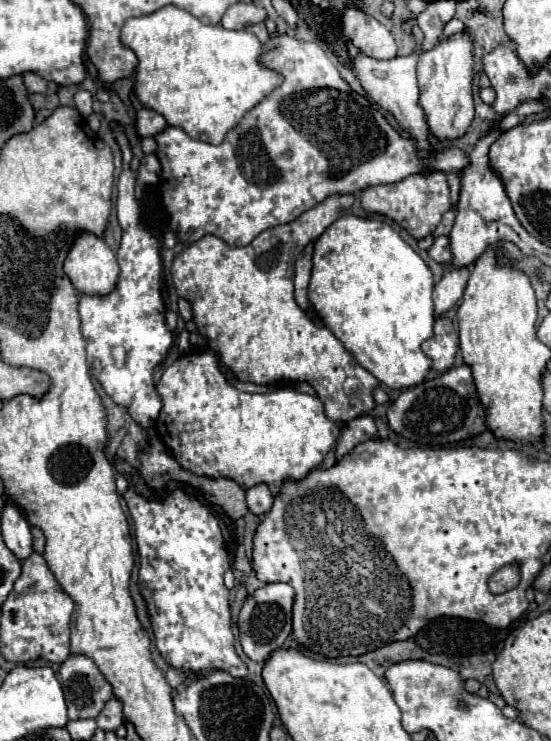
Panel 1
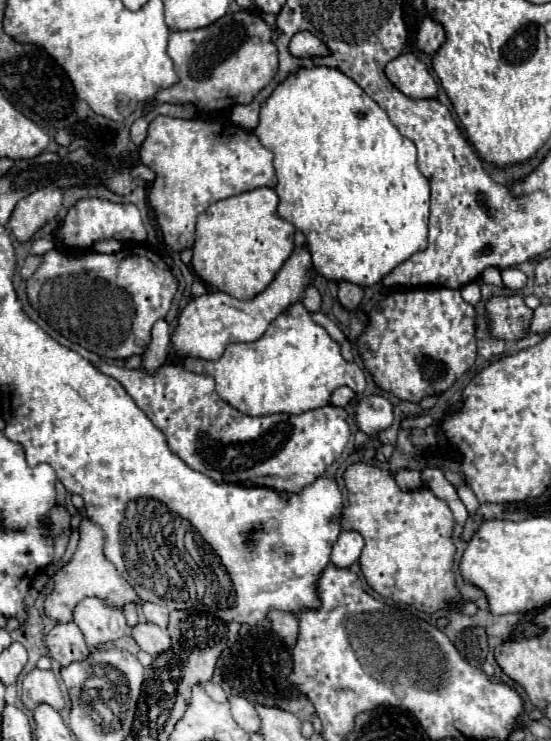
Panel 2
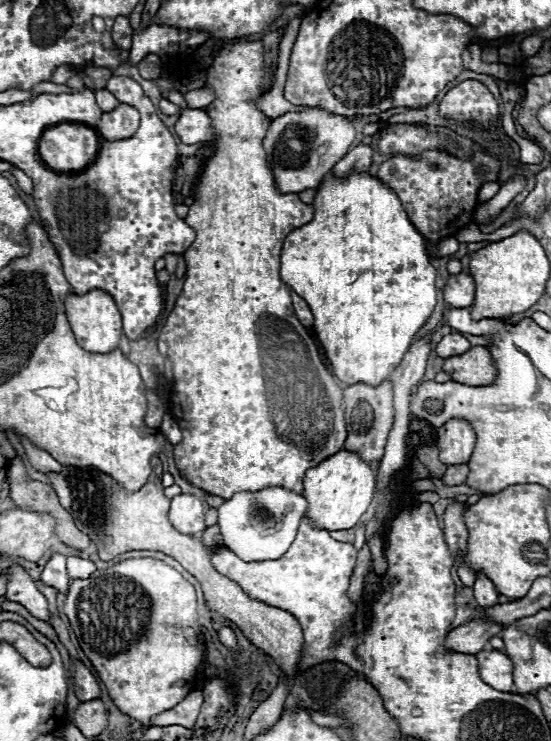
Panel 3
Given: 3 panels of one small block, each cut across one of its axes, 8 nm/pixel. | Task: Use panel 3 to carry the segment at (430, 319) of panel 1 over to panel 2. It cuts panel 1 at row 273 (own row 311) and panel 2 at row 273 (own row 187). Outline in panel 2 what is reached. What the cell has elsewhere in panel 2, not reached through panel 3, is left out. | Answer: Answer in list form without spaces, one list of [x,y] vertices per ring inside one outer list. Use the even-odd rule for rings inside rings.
[[[312,66],[312,68],[300,68],[298,72],[290,74],[284,82],[278,84],[278,88],[270,94],[270,98],[260,108],[260,122],[254,128],[254,134],[262,142],[264,148],[268,148],[274,154],[274,168],[278,176],[276,192],[280,196],[278,214],[292,222],[300,232],[306,236],[306,244],[312,254],[312,264],[318,274],[322,274],[326,280],[348,280],[360,286],[372,286],[382,280],[394,266],[408,260],[418,250],[426,248],[428,238],[428,216],[430,216],[430,184],[420,174],[416,166],[416,146],[400,136],[400,132],[392,126],[388,114],[342,70],[328,68],[328,66]]]

